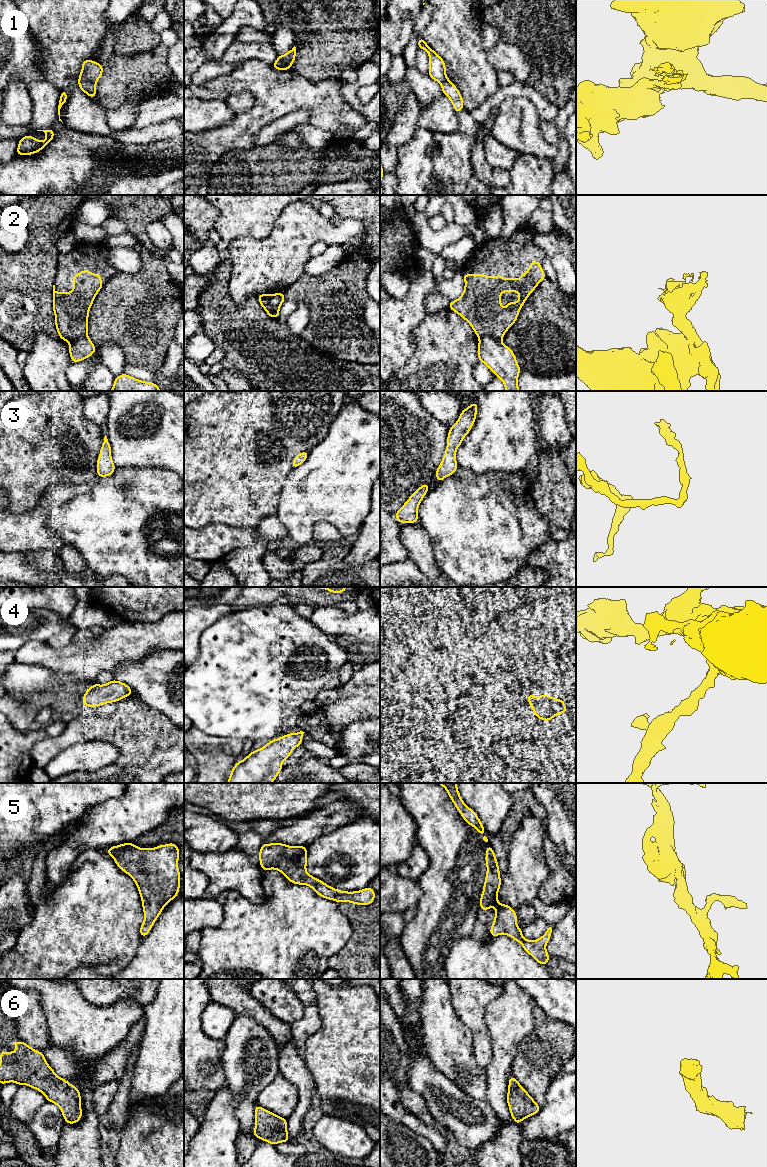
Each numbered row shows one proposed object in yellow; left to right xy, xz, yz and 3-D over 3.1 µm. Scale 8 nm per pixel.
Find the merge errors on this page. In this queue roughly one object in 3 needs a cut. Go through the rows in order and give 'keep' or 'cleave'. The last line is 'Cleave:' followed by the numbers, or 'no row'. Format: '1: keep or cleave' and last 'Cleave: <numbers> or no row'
1: cleave
2: cleave
3: keep
4: keep
5: keep
6: keep
Cleave: 1, 2

